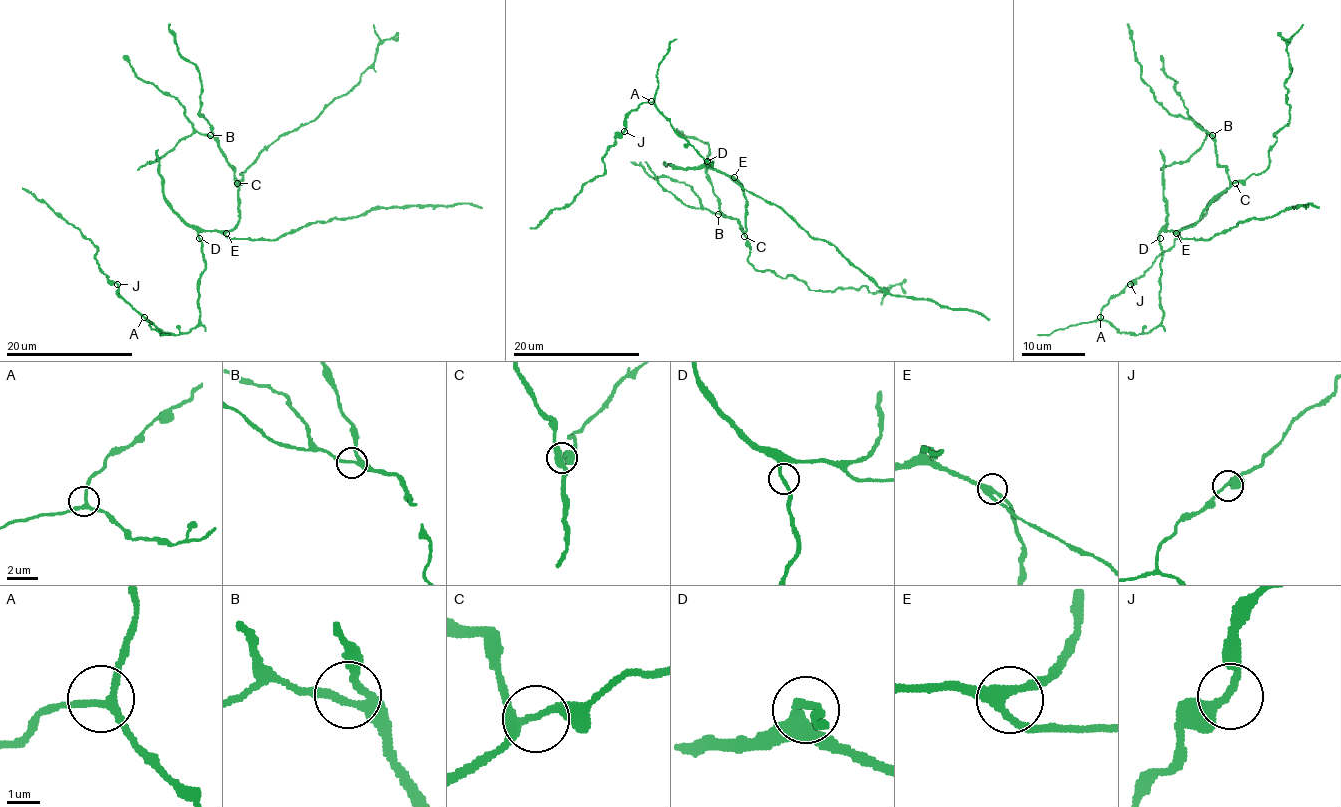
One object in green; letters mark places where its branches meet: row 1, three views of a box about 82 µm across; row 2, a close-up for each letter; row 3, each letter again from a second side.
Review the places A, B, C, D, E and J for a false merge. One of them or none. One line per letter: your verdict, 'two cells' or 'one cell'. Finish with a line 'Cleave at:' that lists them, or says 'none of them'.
A: one cell
B: one cell
C: one cell
D: one cell
E: one cell
J: one cell
Cleave at: none of them

